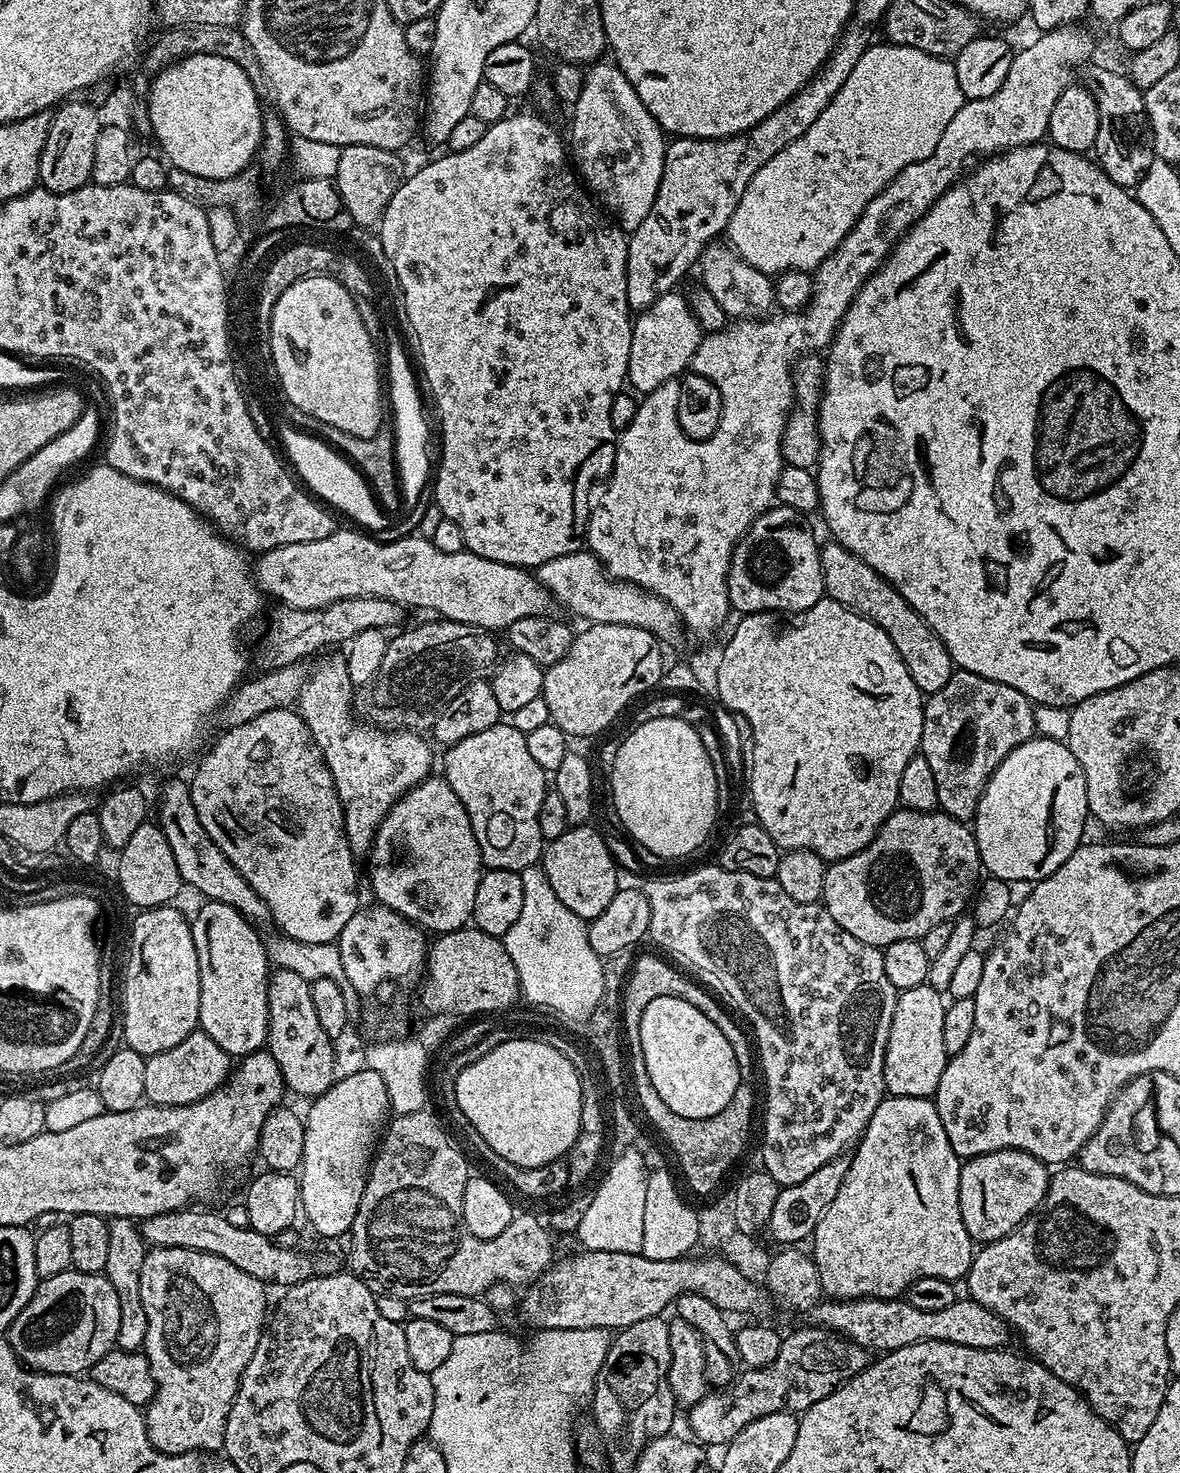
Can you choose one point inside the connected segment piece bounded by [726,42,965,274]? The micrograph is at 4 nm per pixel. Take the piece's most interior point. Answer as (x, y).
(892, 111)

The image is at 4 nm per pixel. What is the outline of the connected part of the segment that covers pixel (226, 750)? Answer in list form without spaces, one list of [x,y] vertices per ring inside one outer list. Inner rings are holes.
[[[279,708],[266,710],[266,714],[258,714],[258,718],[219,734],[216,745],[201,758],[196,773],[190,776],[198,822],[206,826],[206,834],[214,838],[218,850],[234,862],[238,874],[266,902],[271,923],[276,923],[283,935],[298,942],[339,941],[342,926],[350,922],[362,904],[356,893],[357,861],[346,838],[344,811],[334,778],[306,722],[299,711]]]

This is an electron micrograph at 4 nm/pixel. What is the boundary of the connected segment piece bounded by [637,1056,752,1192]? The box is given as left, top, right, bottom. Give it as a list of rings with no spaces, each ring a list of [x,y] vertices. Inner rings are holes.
[[[637,1057],[637,1080],[639,1081],[640,1096],[651,1113],[653,1123],[651,1127],[664,1135],[670,1151],[676,1155],[680,1163],[680,1172],[684,1180],[696,1192],[712,1192],[724,1180],[724,1175],[732,1168],[732,1163],[744,1152],[748,1144],[748,1135],[752,1132],[752,1088],[748,1082],[741,1082],[734,1098],[718,1114],[705,1120],[691,1120],[672,1115],[670,1106],[658,1098],[658,1090],[650,1082],[650,1074],[646,1068],[640,1068],[640,1059]]]

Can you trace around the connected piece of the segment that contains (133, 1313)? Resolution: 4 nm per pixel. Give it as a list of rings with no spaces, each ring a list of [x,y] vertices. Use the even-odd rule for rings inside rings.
[[[113,1216],[108,1220],[108,1229],[110,1230],[110,1250],[106,1257],[106,1266],[103,1275],[107,1276],[110,1286],[118,1294],[118,1306],[122,1310],[122,1319],[118,1321],[118,1338],[116,1347],[127,1352],[141,1351],[146,1342],[146,1310],[142,1306],[142,1262],[146,1262],[146,1254],[149,1249],[140,1237],[140,1230],[137,1221],[127,1216]]]

